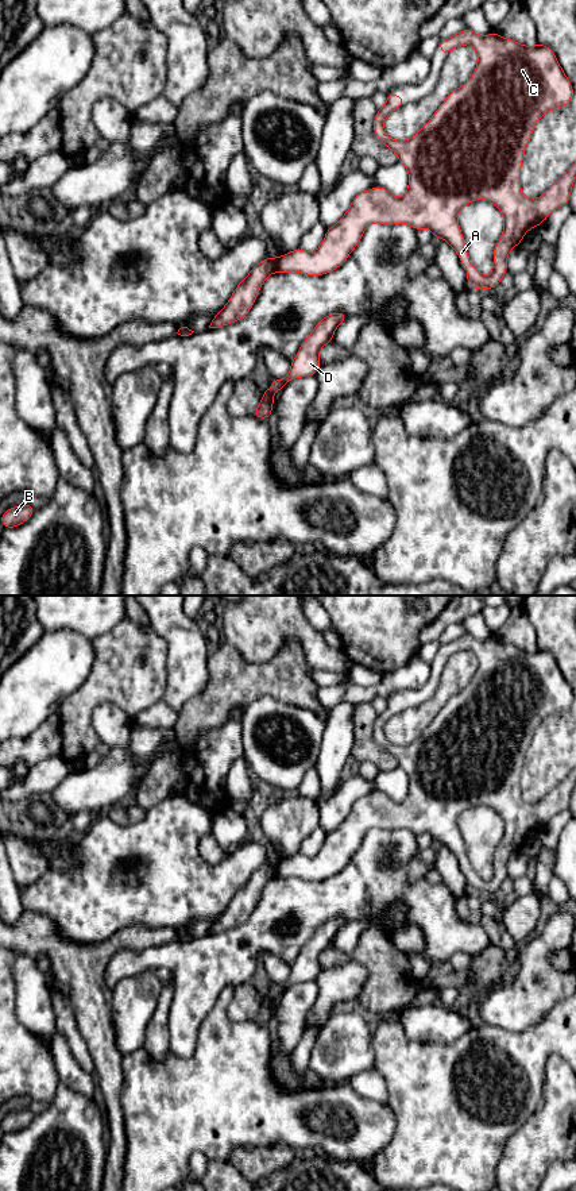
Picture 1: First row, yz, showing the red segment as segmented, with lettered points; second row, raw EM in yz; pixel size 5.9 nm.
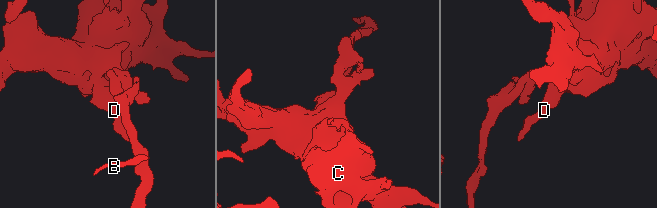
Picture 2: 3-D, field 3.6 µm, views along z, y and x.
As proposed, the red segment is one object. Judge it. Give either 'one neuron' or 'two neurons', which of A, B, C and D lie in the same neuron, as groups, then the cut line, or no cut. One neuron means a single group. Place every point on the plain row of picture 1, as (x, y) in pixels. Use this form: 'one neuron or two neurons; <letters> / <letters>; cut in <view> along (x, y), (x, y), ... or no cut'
two neurons; A C D / B; cut in yz along (278, 862), (274, 875)

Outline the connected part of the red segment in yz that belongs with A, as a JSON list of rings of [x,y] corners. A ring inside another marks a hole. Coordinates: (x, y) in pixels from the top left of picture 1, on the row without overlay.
[[[465,632],[451,643],[441,644],[438,655],[448,660],[459,651],[476,655],[476,674],[463,691],[449,698],[432,724],[413,743],[395,745],[384,736],[384,725],[405,708],[406,702],[395,701],[390,695],[386,709],[374,722],[376,743],[397,759],[398,767],[409,776],[406,798],[397,803],[382,791],[359,798],[339,828],[326,835],[322,848],[314,857],[298,852],[278,862],[277,878],[324,880],[344,870],[370,829],[409,829],[415,836],[429,833],[433,841],[444,844],[457,857],[461,870],[467,872],[468,891],[480,897],[494,894],[500,890],[507,876],[509,857],[521,849],[523,840],[530,833],[540,832],[552,817],[569,808],[576,785],[576,767],[538,803],[527,803],[521,794],[523,759],[536,728],[545,717],[568,710],[573,701],[573,691],[552,654],[538,648],[523,651],[499,641],[496,636],[482,641]],[[479,803],[492,808],[505,825],[502,843],[494,853],[492,878],[487,882],[471,871],[457,826],[459,817]]]

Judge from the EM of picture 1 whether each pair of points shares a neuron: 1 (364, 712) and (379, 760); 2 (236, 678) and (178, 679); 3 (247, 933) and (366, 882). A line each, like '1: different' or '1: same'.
1: same
2: different
3: same

